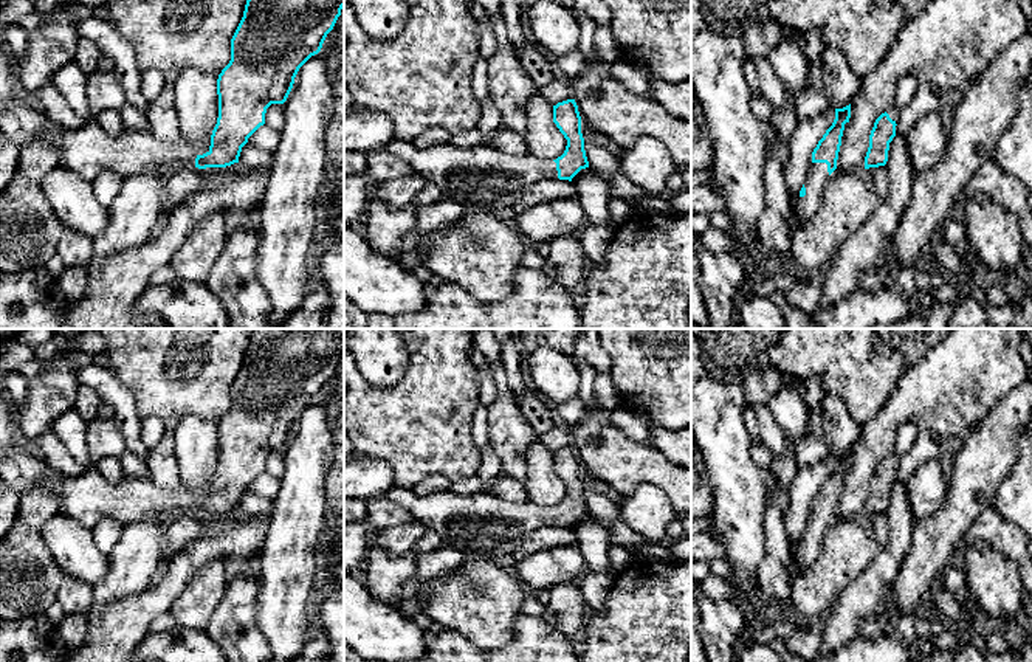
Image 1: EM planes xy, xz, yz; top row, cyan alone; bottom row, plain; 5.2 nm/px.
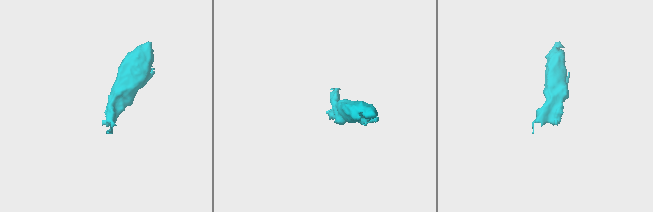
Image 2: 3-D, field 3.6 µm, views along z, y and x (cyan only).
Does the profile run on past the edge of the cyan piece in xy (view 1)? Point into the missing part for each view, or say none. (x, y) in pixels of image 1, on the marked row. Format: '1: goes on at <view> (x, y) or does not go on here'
1: goes on at xy (87, 151)

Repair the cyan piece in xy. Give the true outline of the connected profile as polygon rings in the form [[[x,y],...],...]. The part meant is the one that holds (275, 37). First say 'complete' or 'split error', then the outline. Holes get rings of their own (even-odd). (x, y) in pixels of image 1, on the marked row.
split error; [[[246,0],[243,17],[231,39],[231,60],[222,70],[217,79],[218,118],[211,135],[211,146],[203,155],[197,155],[194,149],[180,136],[174,143],[155,138],[149,130],[130,132],[124,130],[119,136],[107,135],[95,121],[85,121],[79,129],[67,129],[50,119],[43,112],[26,107],[17,87],[14,59],[9,56],[0,40],[0,132],[17,147],[26,147],[36,140],[48,141],[57,157],[59,166],[79,174],[91,181],[99,172],[112,171],[121,178],[146,172],[153,166],[164,169],[169,175],[177,166],[226,167],[239,163],[242,147],[248,138],[265,124],[265,113],[271,104],[284,104],[293,88],[299,68],[322,48],[327,34],[333,29],[344,0]]]

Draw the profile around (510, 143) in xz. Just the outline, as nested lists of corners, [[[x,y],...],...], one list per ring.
[[[501,129],[493,136],[485,140],[491,149],[502,152],[507,157],[527,157],[528,146],[525,138],[510,129]]]

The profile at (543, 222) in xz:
[[[576,197],[539,203],[516,217],[516,231],[535,243],[550,242],[556,236],[580,236],[587,225],[586,212]]]

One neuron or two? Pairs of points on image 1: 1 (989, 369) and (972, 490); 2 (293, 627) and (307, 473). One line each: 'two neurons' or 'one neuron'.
1: two neurons
2: one neuron

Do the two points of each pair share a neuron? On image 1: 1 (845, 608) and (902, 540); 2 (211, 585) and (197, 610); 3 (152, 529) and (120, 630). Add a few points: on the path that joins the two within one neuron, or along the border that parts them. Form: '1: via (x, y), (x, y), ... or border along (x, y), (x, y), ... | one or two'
1: via (862, 591), (891, 557) | one
2: via (205, 591), (197, 603) | one
3: border along (160, 571), (144, 589), (135, 594), (96, 602) | two

